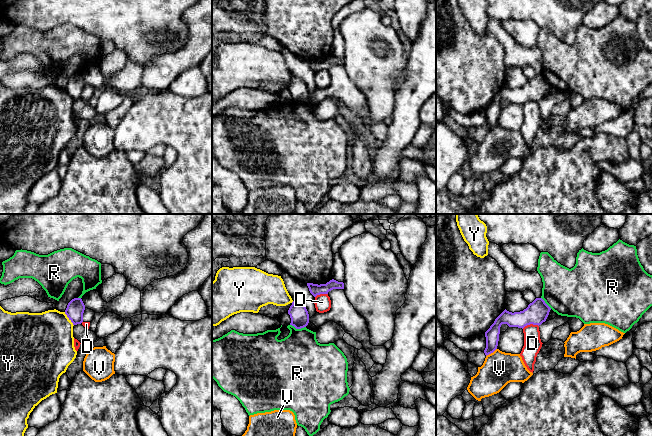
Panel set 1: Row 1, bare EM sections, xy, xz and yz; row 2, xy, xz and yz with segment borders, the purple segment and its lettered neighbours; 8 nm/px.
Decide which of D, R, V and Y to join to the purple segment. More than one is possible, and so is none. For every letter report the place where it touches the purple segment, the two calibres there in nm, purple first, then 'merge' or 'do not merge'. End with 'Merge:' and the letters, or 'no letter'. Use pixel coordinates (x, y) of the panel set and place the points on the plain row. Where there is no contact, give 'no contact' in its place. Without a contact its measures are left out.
D: yz (530, 99) | 180/140 nm | do not merge
R: xz (298, 104) | 150/420 nm | do not merge
V: yz (491, 128) | 110/280 nm | do not merge
Y: xy (69, 95) | 140/440 nm | do not merge
Merge: no letter

